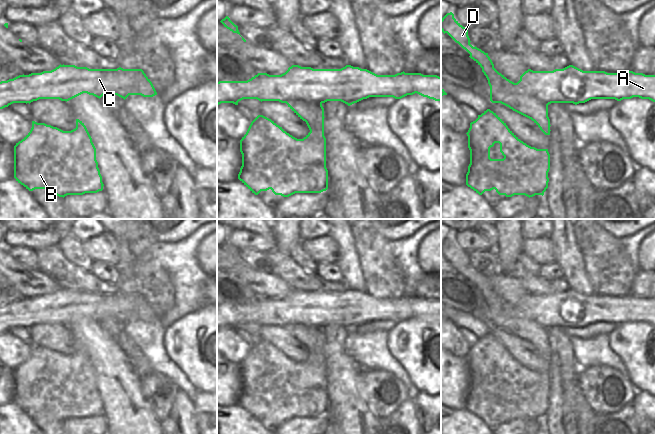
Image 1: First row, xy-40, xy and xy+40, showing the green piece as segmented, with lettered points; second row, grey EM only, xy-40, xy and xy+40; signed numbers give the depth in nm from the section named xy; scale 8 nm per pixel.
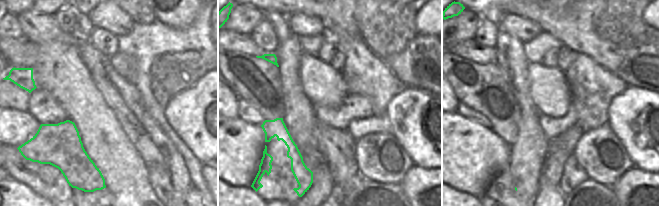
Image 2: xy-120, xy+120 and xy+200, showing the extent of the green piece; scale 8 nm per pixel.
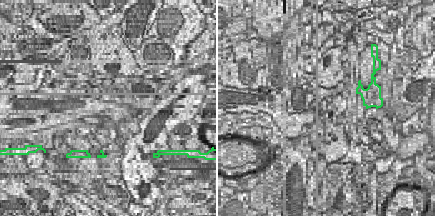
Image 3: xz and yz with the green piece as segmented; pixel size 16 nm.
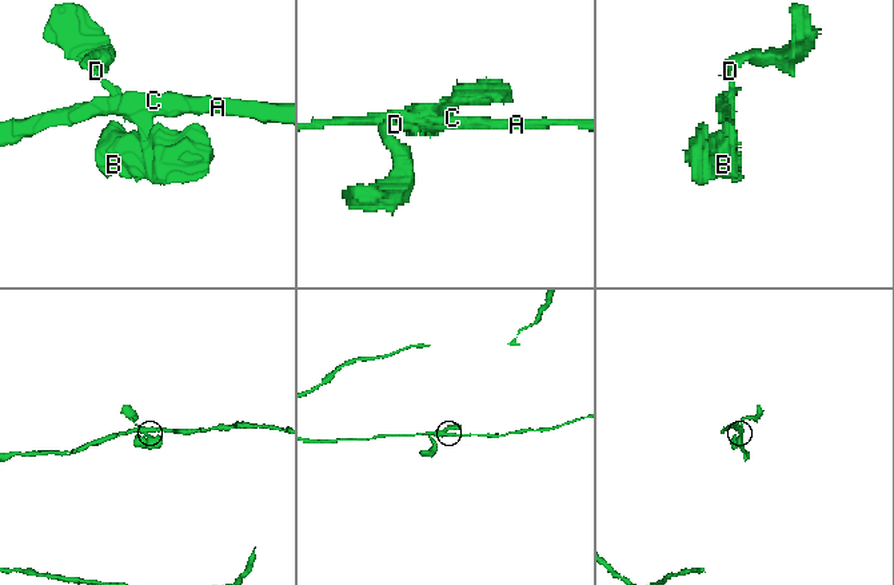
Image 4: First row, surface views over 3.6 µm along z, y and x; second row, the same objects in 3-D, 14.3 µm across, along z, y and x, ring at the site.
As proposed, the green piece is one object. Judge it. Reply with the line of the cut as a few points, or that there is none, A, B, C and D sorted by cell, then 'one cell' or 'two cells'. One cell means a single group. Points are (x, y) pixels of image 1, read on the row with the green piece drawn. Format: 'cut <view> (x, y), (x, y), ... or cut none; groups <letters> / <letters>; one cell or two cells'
cut xy+40 (510, 81), (521, 92), (526, 92), (547, 105); groups A C / B D; two cells

